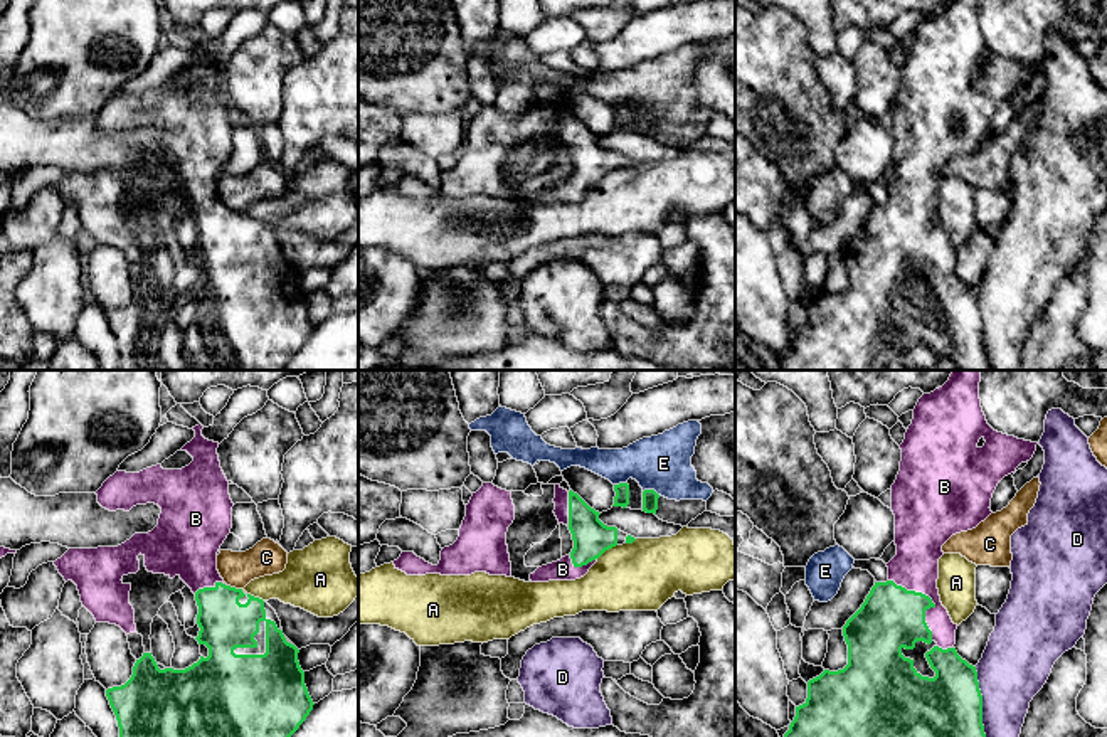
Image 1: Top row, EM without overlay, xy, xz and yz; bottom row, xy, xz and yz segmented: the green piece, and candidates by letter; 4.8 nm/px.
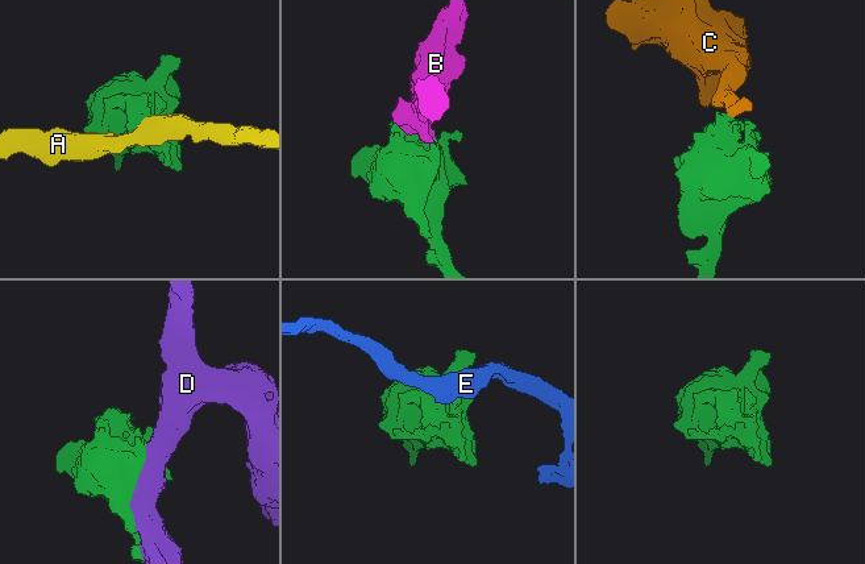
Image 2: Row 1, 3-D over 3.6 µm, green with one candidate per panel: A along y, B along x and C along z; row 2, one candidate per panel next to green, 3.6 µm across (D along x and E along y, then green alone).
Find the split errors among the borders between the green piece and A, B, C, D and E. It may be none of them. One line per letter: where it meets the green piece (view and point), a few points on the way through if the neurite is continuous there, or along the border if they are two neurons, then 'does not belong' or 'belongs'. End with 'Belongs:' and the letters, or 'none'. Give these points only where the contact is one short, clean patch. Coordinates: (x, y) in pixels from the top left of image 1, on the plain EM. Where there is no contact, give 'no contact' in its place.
A: contact xz (606, 172); does not belong
B: contact yz (931, 222); belongs
C: contact xy (234, 211); border xy (227, 207), (241, 212); does not belong
D: contact yz (981, 330); does not belong
E: contact xz (651, 113); does not belong
Belongs: B

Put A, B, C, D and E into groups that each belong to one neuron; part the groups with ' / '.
A / B / C E / D

